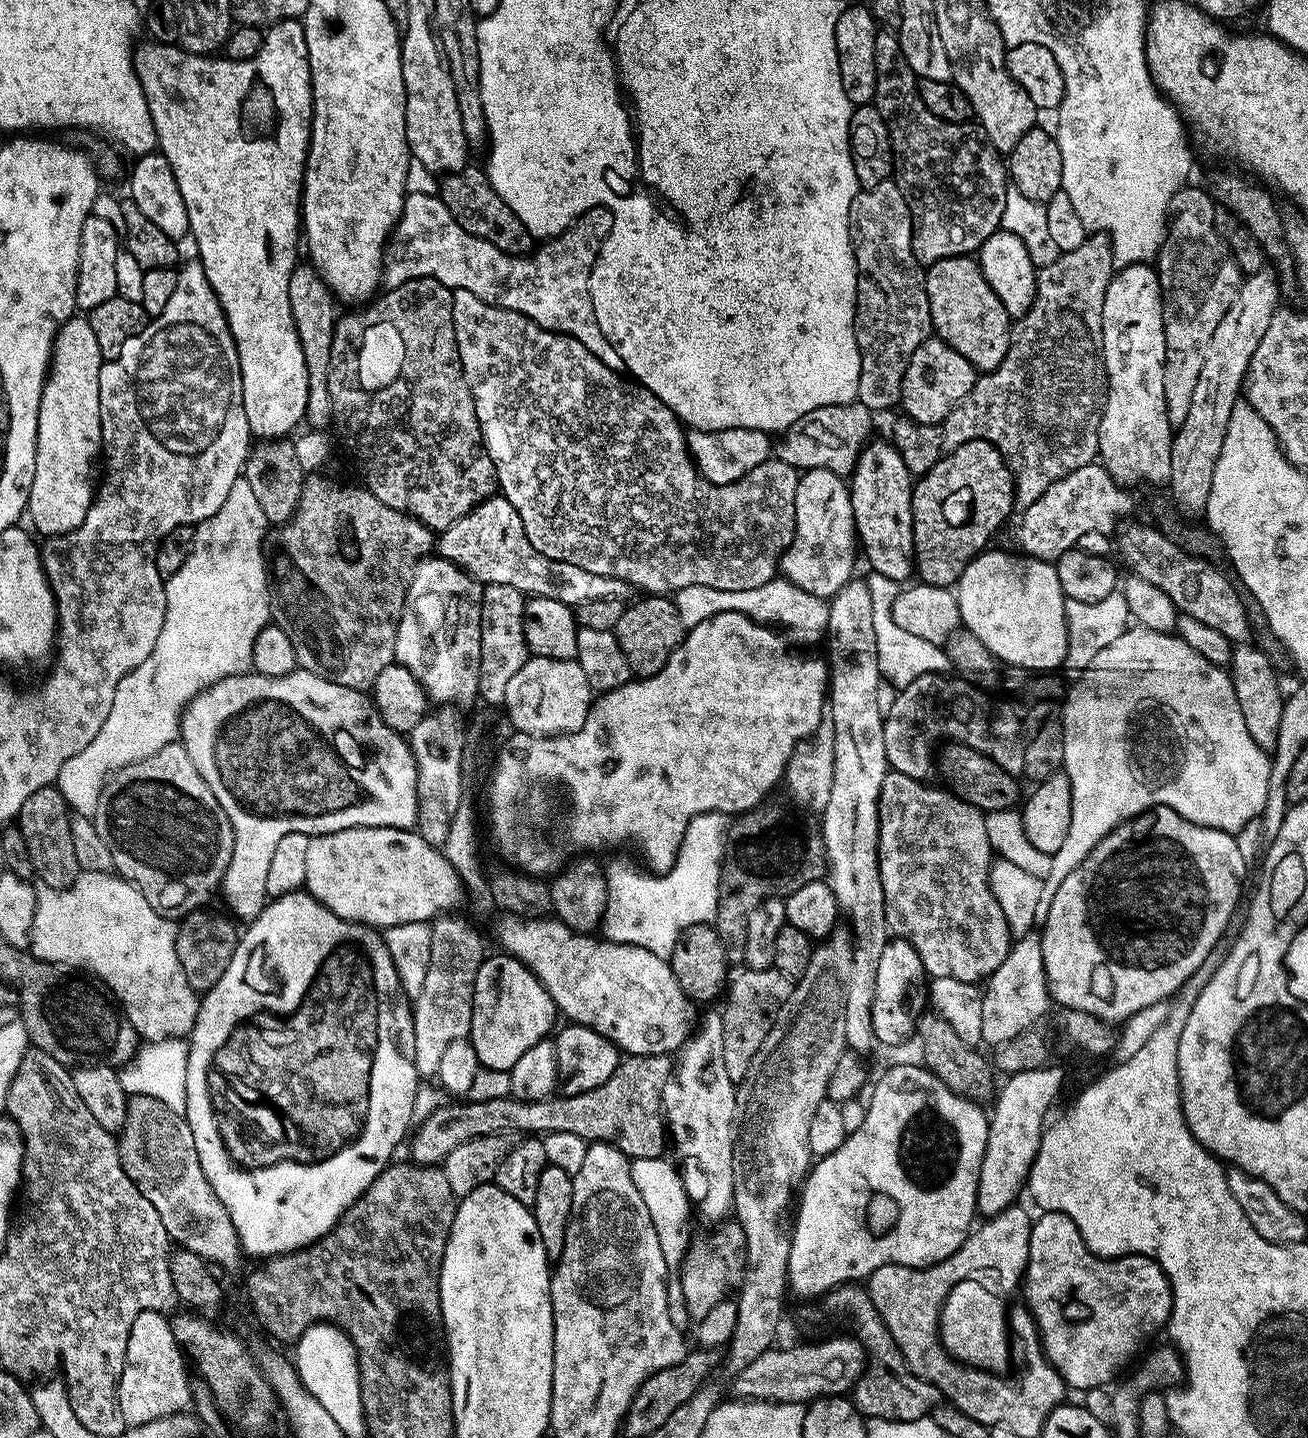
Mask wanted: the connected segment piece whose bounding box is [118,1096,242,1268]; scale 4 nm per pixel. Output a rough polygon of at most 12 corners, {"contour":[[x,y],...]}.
{"contour":[[128,1101],[120,1161],[177,1245],[242,1249],[183,1115]]}

